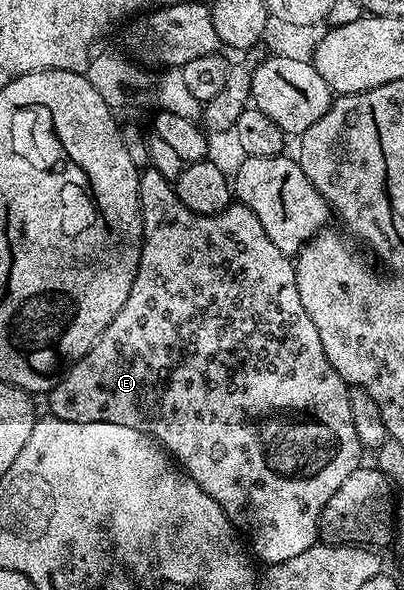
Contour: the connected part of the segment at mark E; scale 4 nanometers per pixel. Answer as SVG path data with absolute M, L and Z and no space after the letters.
M151 167L141 170L138 194L142 208L142 254L136 279L132 279L132 291L128 291L124 307L116 311L116 319L104 327L94 346L55 380L54 388L48 394L49 412L72 423L120 423L120 427L136 427L136 431L153 437L201 489L208 491L208 495L220 503L234 528L248 538L249 548L259 562L266 561L267 566L284 563L284 559L293 559L316 544L320 515L328 499L336 495L340 483L344 483L352 471L360 468L361 461L358 460L364 456L364 450L356 435L356 423L352 423L351 386L346 384L332 363L328 363L316 326L312 319L308 319L304 303L300 303L294 261L280 251L272 239L268 239L264 227L260 227L260 219L256 219L247 205L234 203L222 213L201 217L188 211L188 207L180 203L173 184Z

